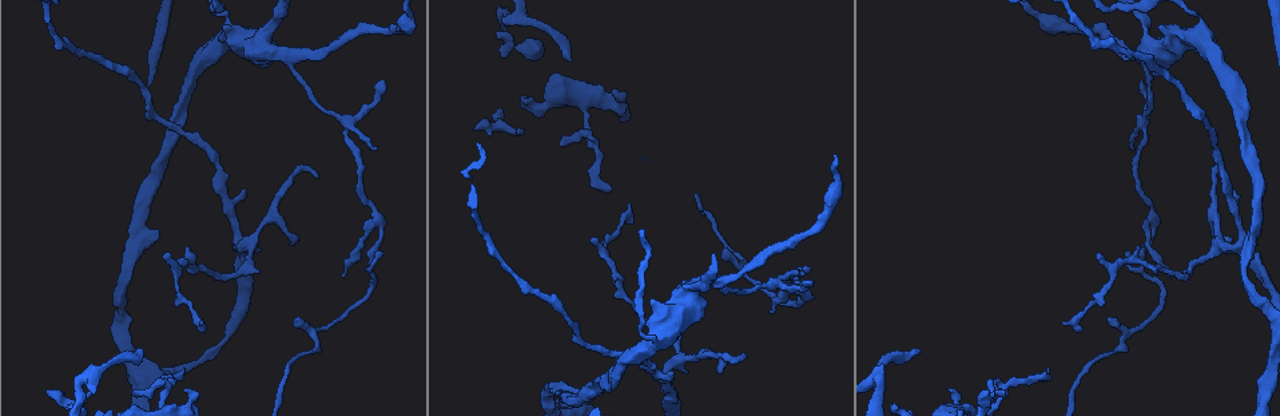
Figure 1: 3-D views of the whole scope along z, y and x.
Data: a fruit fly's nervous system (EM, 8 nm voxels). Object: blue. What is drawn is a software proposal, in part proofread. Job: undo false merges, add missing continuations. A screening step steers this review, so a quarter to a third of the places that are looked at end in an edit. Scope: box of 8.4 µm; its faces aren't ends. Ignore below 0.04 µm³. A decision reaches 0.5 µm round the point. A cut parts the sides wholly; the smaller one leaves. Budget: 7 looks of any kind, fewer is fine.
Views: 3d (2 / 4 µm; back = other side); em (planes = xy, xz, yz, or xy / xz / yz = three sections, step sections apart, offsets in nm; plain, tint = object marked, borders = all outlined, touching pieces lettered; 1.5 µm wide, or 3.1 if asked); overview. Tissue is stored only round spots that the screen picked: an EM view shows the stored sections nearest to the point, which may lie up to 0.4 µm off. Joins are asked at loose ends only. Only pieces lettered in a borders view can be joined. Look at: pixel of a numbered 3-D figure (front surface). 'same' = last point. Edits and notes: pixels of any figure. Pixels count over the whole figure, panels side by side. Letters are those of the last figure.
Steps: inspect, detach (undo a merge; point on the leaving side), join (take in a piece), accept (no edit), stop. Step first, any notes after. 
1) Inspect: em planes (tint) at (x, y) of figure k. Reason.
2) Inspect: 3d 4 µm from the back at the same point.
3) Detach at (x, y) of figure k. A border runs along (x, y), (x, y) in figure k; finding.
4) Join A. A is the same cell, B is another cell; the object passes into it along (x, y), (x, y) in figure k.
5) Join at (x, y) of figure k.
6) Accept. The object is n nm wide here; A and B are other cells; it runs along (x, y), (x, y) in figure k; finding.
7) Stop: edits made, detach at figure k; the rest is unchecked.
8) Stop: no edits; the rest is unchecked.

Inspect: em planes (tint) at (1144, 51) of figure 1. A fork.

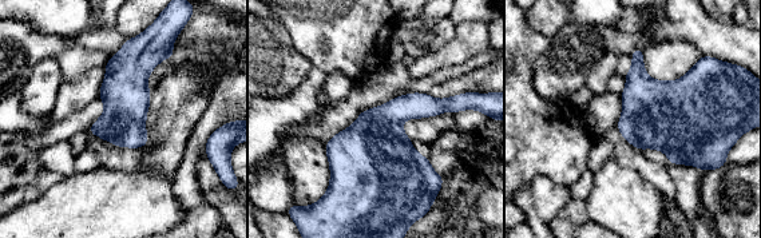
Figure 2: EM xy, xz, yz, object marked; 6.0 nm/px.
Inspect: em planes (borders) at the same point. See the neighbours.

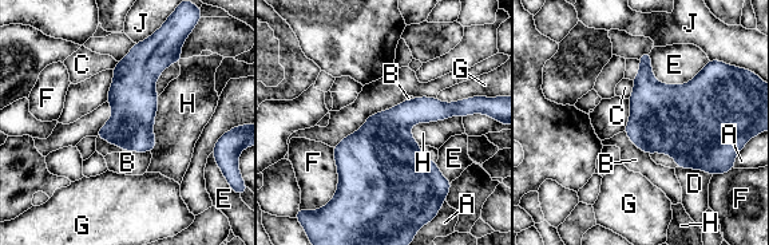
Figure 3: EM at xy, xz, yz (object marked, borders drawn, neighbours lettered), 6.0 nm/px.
Accept. The object is 280 nm wide here; the longest contact is with E, 360 nm; A, B, C, D, E, F, G, H and J are other cells; continuous, no second neuron.

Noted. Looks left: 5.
Inspect: 3d 2 µm at (1205, 260) of figure 1. Thick turns thin.

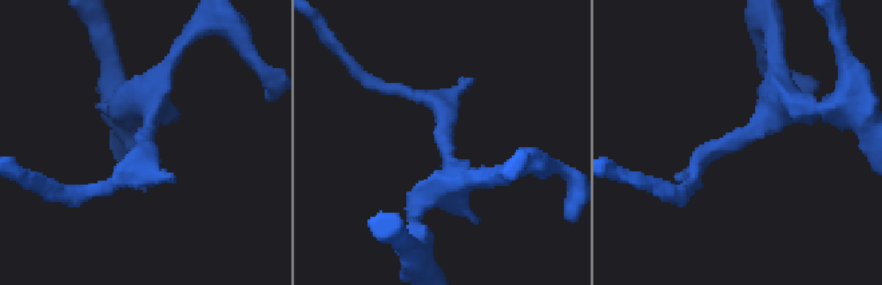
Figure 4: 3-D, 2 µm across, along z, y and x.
Inspect: em planes (borders) at (733, 140) of figure 4. Shape alone is not enough.

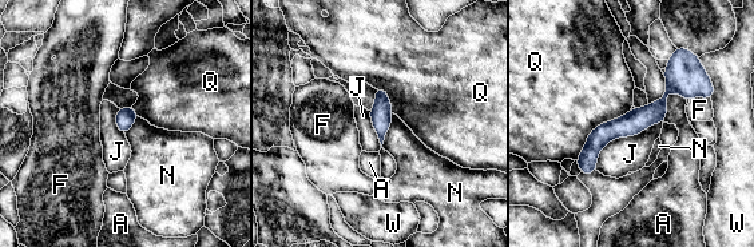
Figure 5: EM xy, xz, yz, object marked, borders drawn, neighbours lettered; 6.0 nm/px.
Accept. The longest contact is with J, 500 nm; A, F, J, N, Q and W are other cells; one neuron here.

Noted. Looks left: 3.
Inspect: 3d 4 µm at (723, 250) of figure 1. Tapers out.

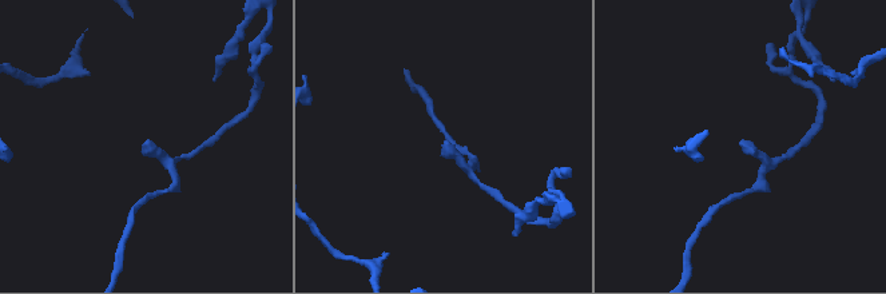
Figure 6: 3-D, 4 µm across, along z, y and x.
Inspect: em xz step 8 (tint) at (739, 142) of figure 6. Shape alone is not enough.

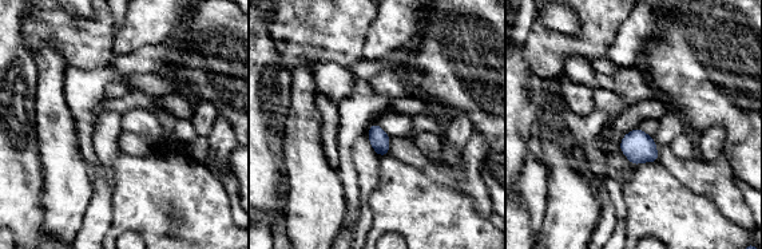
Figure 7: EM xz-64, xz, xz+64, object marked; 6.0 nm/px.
Inspect: em planes (borders) at the same point. Cut it another way.

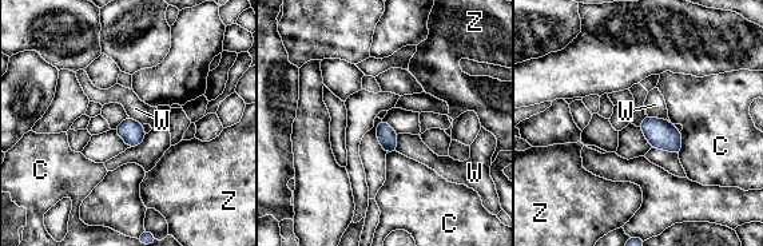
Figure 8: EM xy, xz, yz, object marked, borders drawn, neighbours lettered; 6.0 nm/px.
Accept. The longest contact is with C, 140 nm; C, W and Z are other cells; a border runs along (398, 134), (396, 151) in figure 8; no lettered piece goes on from it.

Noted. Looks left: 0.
Stop: no edits; the rest is unchecked.

